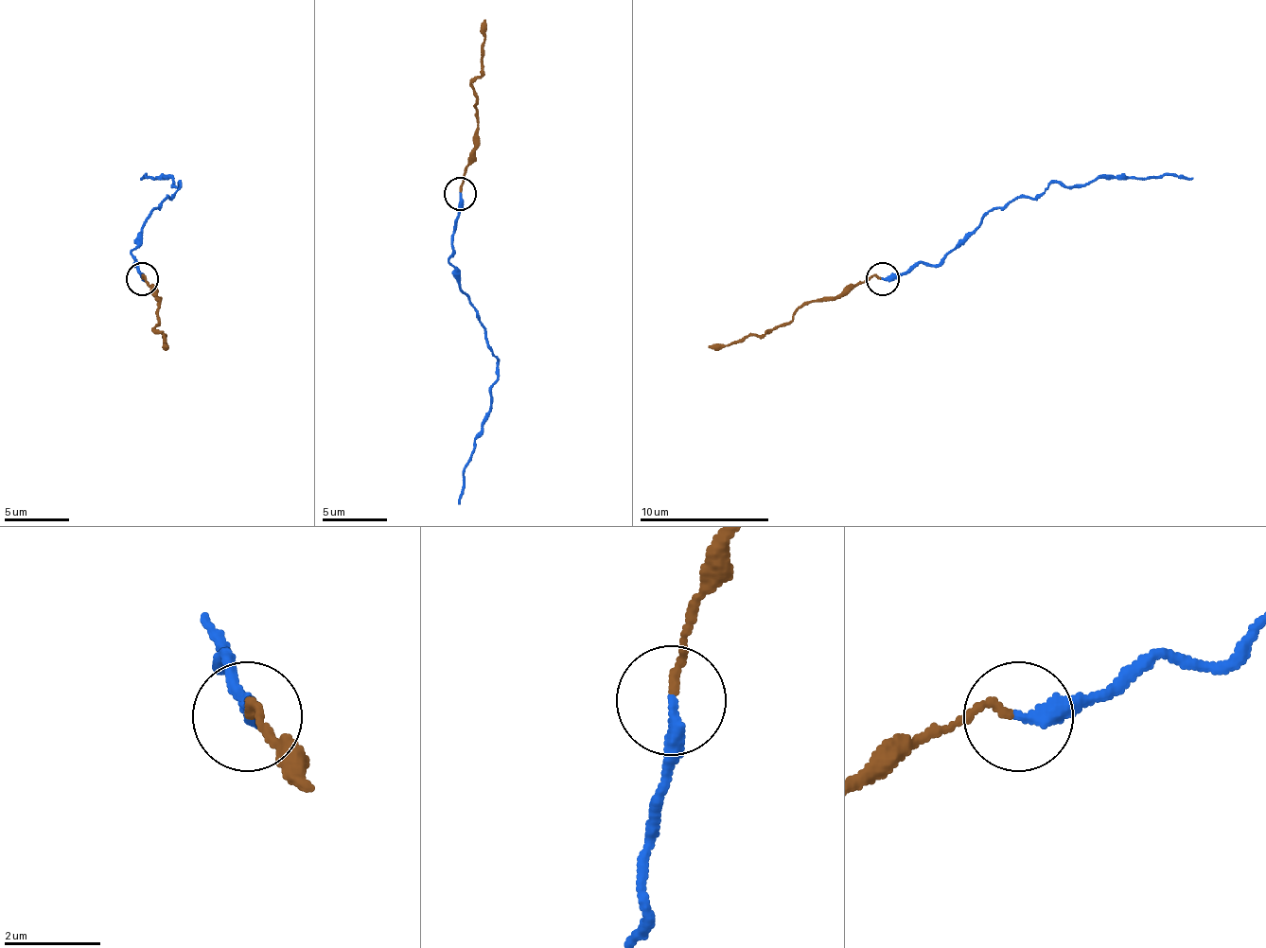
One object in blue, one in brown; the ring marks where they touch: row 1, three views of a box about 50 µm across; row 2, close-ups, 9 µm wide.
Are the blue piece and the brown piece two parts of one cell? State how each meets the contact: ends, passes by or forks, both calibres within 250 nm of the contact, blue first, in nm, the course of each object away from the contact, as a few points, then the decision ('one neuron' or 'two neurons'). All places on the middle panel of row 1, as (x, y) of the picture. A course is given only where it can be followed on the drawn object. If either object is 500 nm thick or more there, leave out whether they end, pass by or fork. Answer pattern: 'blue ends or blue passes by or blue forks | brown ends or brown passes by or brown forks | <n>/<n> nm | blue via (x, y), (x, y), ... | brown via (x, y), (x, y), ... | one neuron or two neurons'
blue ends | brown ends | 280/150 nm | blue via (459, 194), (449, 262), (472, 302), (485, 331), (488, 350), (498, 363), (488, 418), (462, 474), (459, 503) | brown via (459, 191), (475, 146), (479, 119), (472, 83), (482, 74), (485, 19) | one neuron

